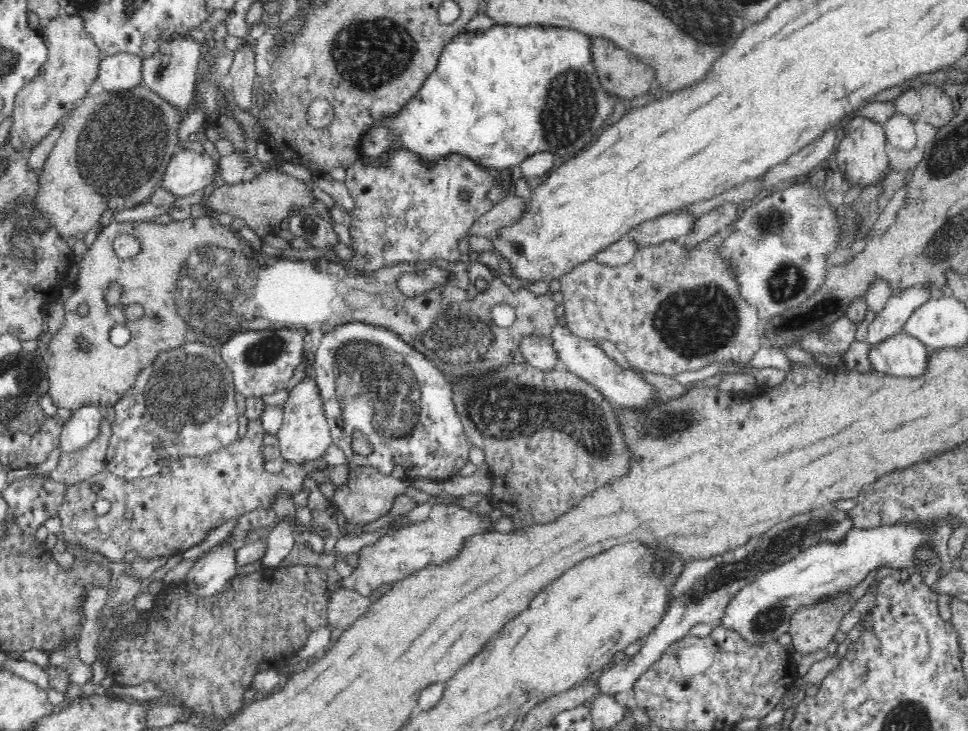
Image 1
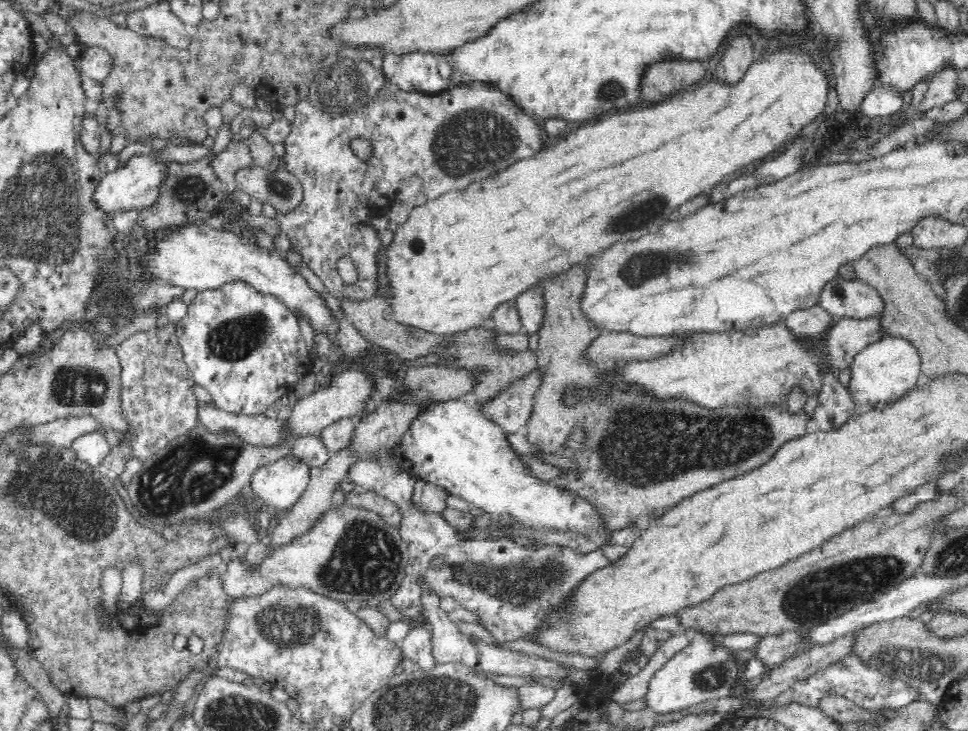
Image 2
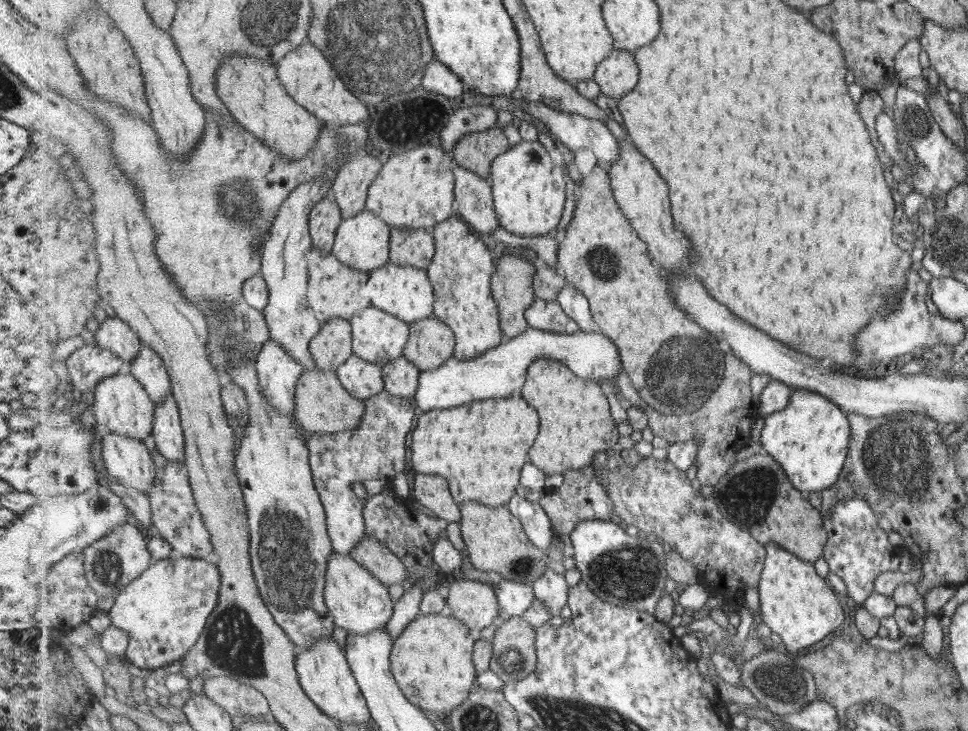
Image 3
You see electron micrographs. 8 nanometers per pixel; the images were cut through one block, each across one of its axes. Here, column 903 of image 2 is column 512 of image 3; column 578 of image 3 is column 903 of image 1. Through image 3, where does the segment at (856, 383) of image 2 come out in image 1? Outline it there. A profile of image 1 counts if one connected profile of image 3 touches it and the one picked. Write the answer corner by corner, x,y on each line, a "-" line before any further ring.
902,331
869,345
867,360
875,371
889,375
921,375
929,350
917,338

